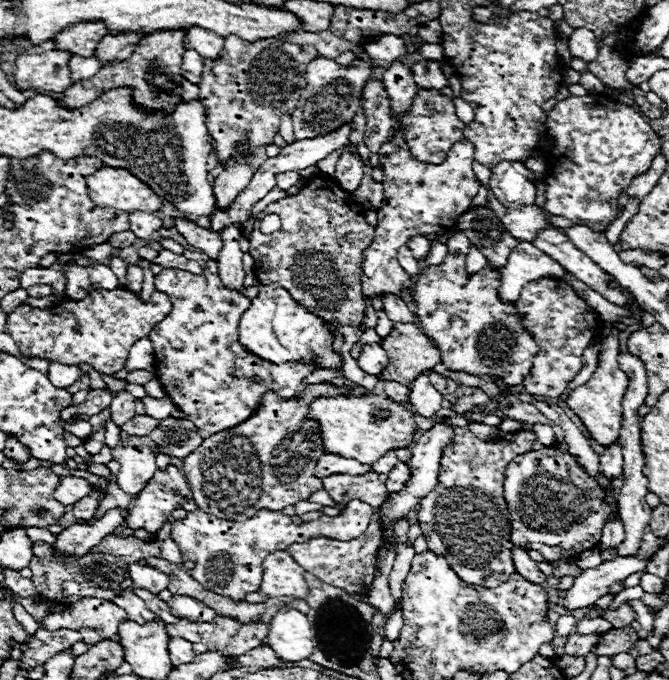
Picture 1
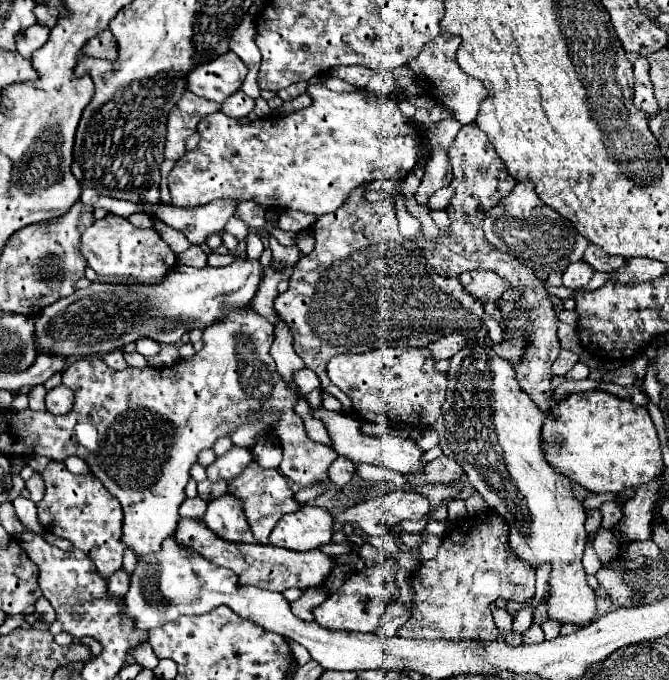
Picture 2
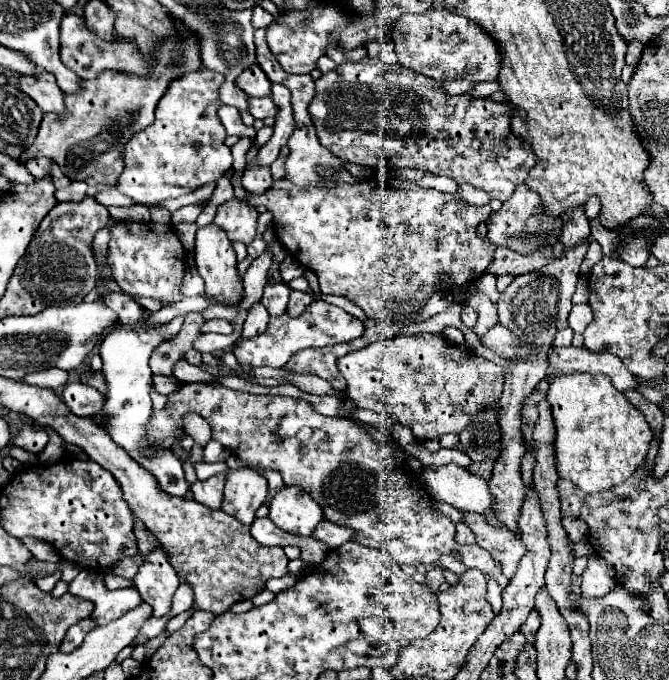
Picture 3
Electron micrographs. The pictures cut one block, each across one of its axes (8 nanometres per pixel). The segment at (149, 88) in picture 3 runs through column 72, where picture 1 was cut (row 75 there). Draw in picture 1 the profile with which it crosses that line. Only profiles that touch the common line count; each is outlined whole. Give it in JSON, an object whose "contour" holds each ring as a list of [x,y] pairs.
{"contour":[[[160,30],[160,32],[146,34],[146,38],[142,38],[142,42],[138,44],[138,48],[132,52],[132,56],[128,60],[108,64],[94,78],[74,82],[62,94],[62,98],[58,102],[66,108],[80,108],[80,106],[96,100],[106,90],[132,88],[132,94],[134,94],[132,102],[136,106],[146,108],[146,110],[162,110],[166,114],[174,112],[176,104],[182,102],[182,98],[178,96],[180,82],[176,82],[176,76],[180,74],[180,66],[182,66],[184,34],[186,34],[186,30]]]}

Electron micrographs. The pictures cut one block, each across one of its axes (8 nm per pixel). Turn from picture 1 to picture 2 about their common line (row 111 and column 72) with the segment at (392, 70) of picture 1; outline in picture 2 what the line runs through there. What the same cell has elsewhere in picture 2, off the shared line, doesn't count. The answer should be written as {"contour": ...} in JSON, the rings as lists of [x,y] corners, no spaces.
{"contour":[[[64,384],[48,390],[46,394],[46,410],[52,414],[68,414],[74,406],[74,394]]]}

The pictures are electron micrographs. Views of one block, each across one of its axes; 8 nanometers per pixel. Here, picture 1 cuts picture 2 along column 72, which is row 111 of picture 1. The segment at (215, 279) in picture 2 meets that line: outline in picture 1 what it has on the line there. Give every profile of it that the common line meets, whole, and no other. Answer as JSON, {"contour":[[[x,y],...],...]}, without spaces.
{"contour":[[[316,58],[306,68],[306,88],[302,90],[302,98],[298,100],[296,110],[292,112],[294,122],[294,138],[316,138],[334,132],[342,124],[350,122],[356,112],[360,112],[360,98],[366,82],[370,80],[372,66],[354,60],[348,66],[340,66],[330,58]]]}

